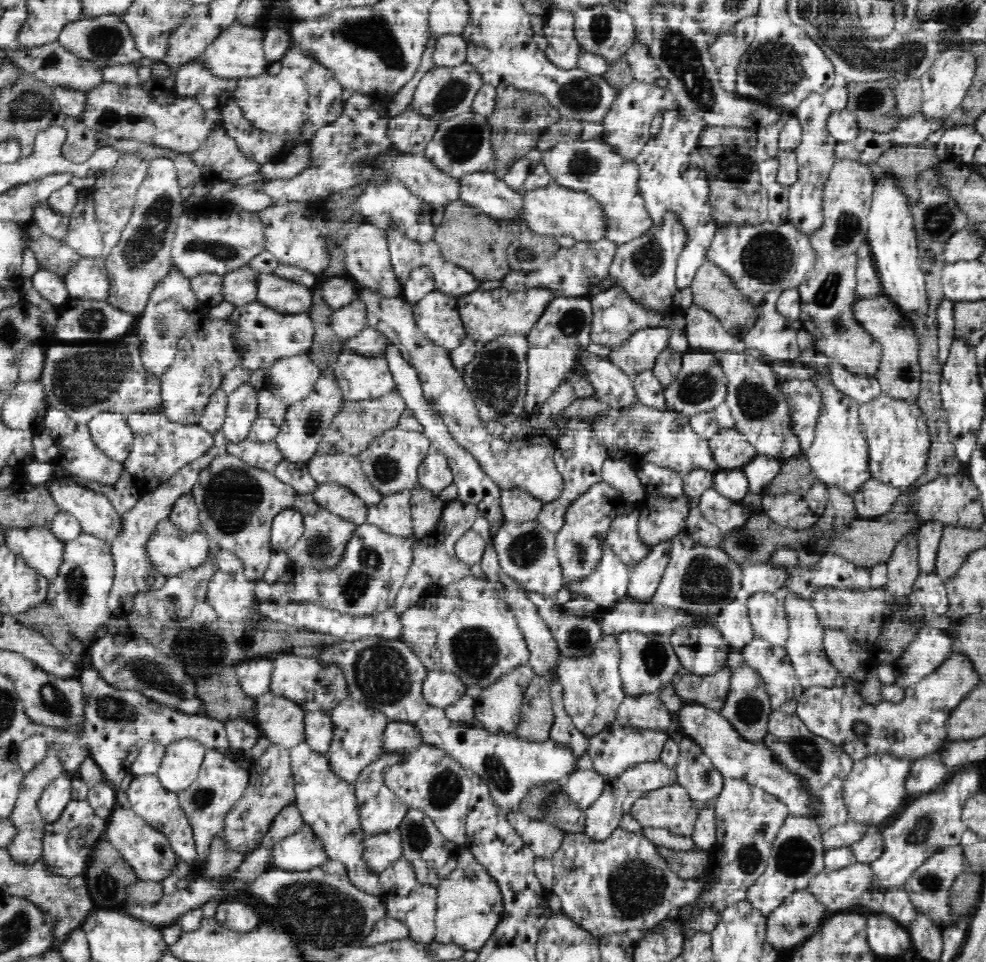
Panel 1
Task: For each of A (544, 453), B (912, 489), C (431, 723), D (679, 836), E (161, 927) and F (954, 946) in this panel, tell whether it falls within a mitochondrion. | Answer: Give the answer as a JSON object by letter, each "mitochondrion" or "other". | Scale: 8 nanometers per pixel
{"A":"other","B":"other","C":"other","D":"other","E":"other","F":"other"}

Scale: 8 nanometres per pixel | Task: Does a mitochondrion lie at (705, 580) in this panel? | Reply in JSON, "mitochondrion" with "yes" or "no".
{"mitochondrion":"yes"}

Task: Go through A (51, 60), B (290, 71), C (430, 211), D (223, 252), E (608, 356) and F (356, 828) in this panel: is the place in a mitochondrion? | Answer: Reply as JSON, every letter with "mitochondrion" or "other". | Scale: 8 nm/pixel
{"A":"mitochondrion","B":"other","C":"other","D":"mitochondrion","E":"other","F":"other"}

